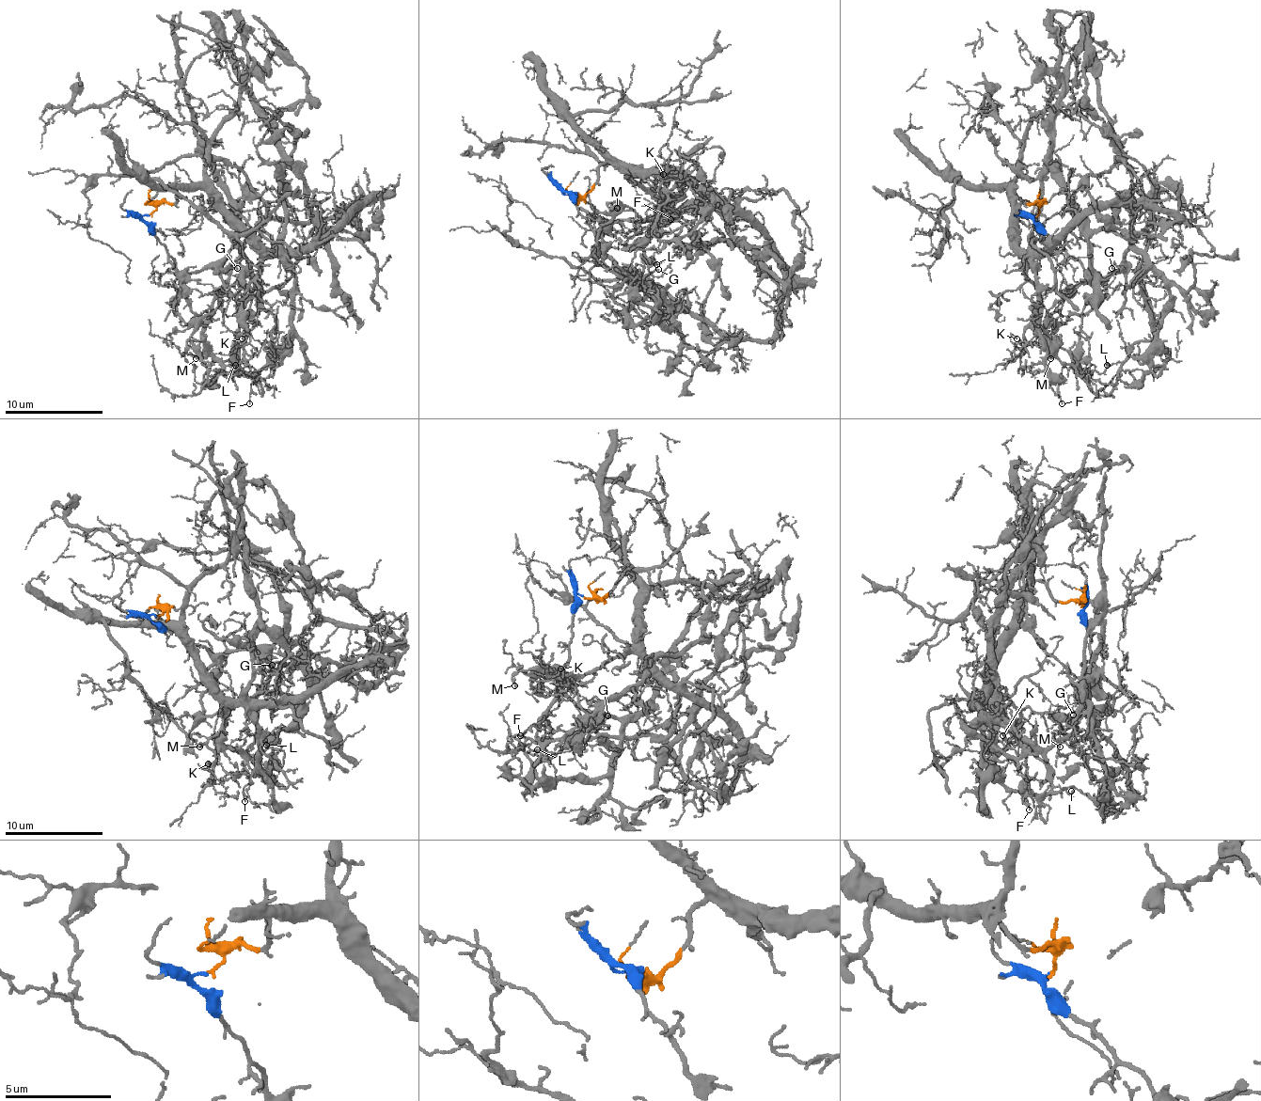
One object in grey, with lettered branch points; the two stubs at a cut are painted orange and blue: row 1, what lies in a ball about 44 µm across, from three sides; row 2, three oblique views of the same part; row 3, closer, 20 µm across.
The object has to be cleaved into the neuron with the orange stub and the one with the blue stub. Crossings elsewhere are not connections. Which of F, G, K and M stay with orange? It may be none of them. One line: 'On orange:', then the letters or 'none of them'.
On orange: F, K

